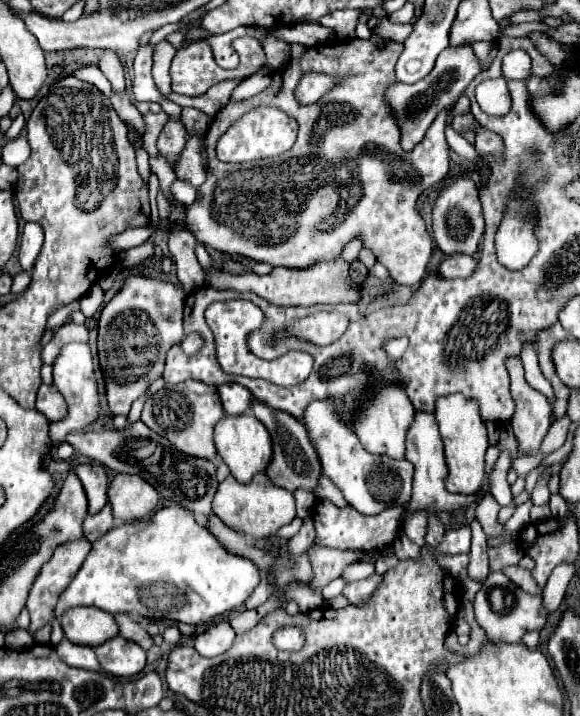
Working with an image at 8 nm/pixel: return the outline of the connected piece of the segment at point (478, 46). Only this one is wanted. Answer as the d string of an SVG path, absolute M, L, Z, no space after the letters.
M475 42L473 52L481 64L481 70L487 70L495 58L495 42Z

